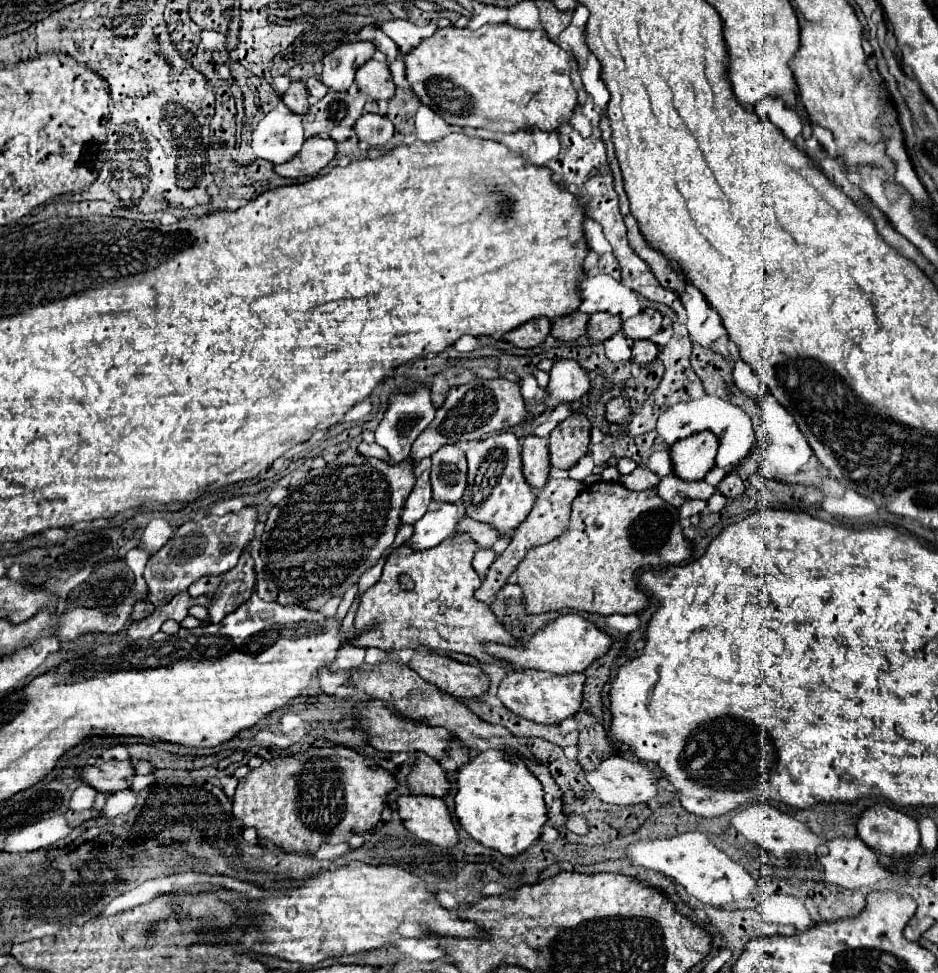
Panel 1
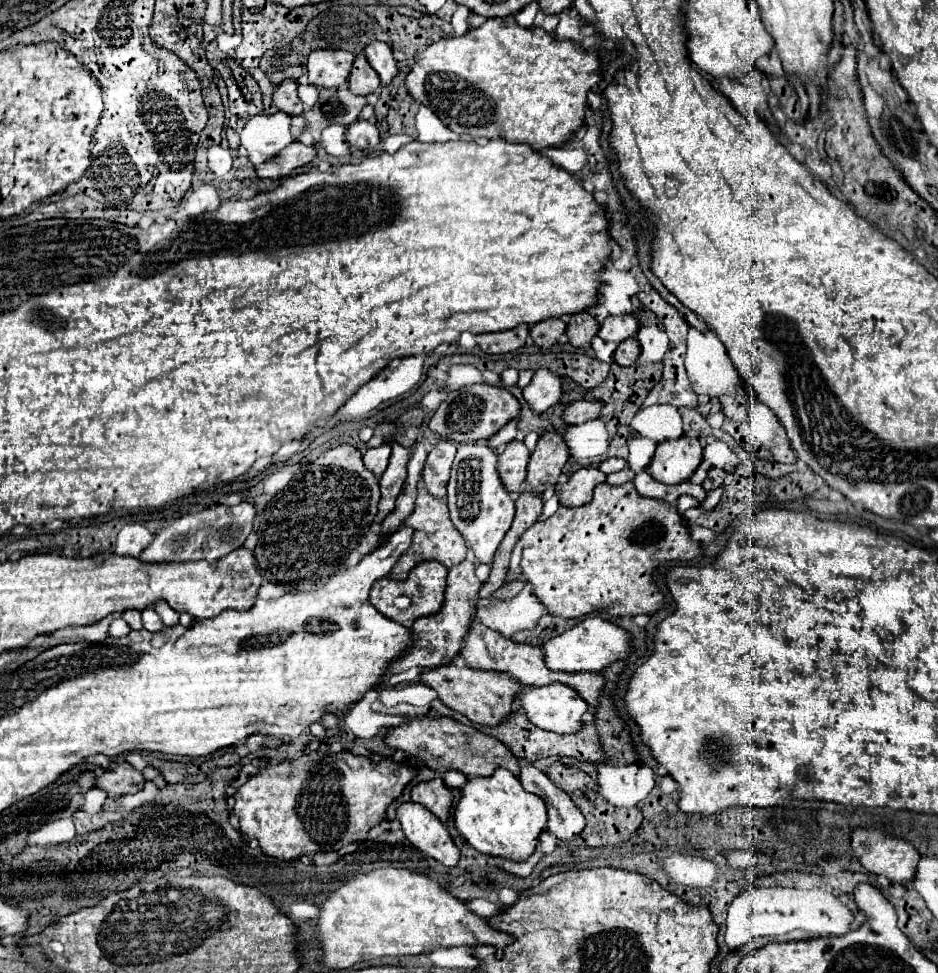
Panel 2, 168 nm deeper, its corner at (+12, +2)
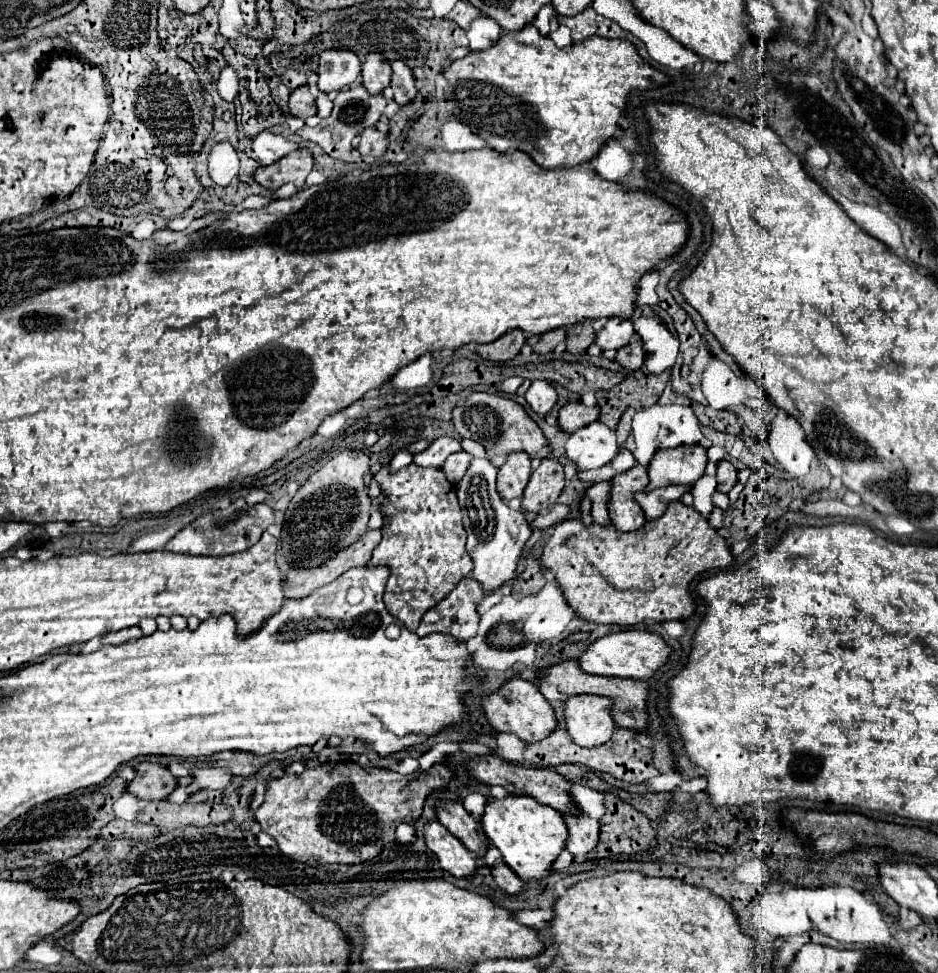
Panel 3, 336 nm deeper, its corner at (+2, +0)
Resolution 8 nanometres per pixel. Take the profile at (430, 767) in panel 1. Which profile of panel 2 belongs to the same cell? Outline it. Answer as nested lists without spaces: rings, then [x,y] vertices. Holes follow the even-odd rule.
[[[440,778],[430,780],[430,782],[422,782],[412,788],[412,802],[422,804],[442,822],[446,822],[450,816],[452,800],[454,800],[452,792],[444,786],[444,782]]]

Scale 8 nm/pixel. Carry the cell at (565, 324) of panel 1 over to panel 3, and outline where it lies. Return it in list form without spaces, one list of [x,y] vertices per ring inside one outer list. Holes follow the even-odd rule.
[[[556,328],[556,330],[550,330],[550,332],[538,334],[538,336],[528,336],[528,344],[538,354],[550,354],[564,340],[566,340],[566,330],[564,328]]]

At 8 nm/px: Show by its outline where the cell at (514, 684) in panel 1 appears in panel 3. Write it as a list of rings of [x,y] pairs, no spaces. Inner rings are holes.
[[[572,696],[564,702],[566,730],[578,746],[600,746],[610,740],[614,720],[610,718],[612,702],[602,696]]]

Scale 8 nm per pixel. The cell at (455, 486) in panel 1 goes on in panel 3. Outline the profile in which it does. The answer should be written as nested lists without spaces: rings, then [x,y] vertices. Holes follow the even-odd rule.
[[[454,452],[454,454],[450,454],[450,456],[446,458],[446,462],[444,462],[444,466],[442,466],[442,472],[446,474],[446,478],[448,478],[452,484],[456,484],[456,482],[464,476],[468,464],[470,464],[470,454],[468,454],[468,452]]]

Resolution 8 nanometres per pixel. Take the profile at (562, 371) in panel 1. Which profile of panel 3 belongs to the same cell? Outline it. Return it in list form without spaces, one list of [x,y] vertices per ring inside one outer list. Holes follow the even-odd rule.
[[[534,380],[530,384],[530,388],[528,388],[528,392],[526,392],[524,398],[526,398],[526,402],[530,404],[530,408],[536,414],[546,416],[554,408],[554,404],[558,400],[558,394],[556,394],[556,390],[554,390],[552,384],[542,382],[542,380]]]

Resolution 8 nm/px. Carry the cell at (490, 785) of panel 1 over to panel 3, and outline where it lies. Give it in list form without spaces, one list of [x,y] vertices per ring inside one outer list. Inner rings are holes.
[[[514,796],[492,798],[484,806],[482,814],[482,830],[486,838],[502,852],[506,864],[524,880],[530,882],[534,878],[544,878],[550,872],[552,862],[558,858],[564,842],[568,838],[568,828],[564,818],[550,806],[534,802],[530,796]]]

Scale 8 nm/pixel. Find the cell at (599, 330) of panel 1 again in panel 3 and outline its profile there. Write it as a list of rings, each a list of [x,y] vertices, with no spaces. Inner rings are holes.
[[[584,320],[578,326],[568,326],[566,328],[566,344],[568,352],[572,354],[582,354],[588,350],[588,346],[594,342],[594,328],[592,320]]]

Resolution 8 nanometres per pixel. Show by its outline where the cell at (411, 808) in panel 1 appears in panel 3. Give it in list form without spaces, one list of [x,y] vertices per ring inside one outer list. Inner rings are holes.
[[[430,820],[424,824],[424,840],[426,846],[438,856],[440,866],[456,878],[464,878],[474,874],[476,856],[456,838],[452,836],[438,820]]]

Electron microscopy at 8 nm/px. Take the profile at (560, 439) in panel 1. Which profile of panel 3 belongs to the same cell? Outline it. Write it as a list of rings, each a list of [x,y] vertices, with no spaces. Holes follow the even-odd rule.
[[[548,456],[540,462],[540,466],[532,472],[532,478],[524,490],[522,510],[540,512],[544,506],[556,504],[560,492],[564,488],[564,470],[556,456]]]

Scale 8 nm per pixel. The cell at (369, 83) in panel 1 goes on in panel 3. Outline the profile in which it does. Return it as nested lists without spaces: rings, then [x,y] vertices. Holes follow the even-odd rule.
[[[370,52],[362,64],[362,86],[370,94],[378,94],[390,84],[390,74],[390,62],[382,54]]]

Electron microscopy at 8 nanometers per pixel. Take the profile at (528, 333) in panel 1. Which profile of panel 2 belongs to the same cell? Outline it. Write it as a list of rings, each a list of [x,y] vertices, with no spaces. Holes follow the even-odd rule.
[[[520,324],[520,326],[516,326],[512,330],[504,330],[504,332],[478,334],[476,344],[486,354],[508,354],[508,352],[516,352],[518,348],[522,348],[526,338],[528,338],[528,326]]]

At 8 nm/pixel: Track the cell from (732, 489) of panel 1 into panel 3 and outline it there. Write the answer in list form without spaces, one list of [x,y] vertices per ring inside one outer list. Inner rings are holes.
[[[726,460],[718,462],[716,480],[718,480],[718,490],[724,492],[724,494],[728,494],[728,492],[732,490],[732,486],[738,482],[738,478],[736,478],[736,468],[734,468],[730,462],[726,462]]]

